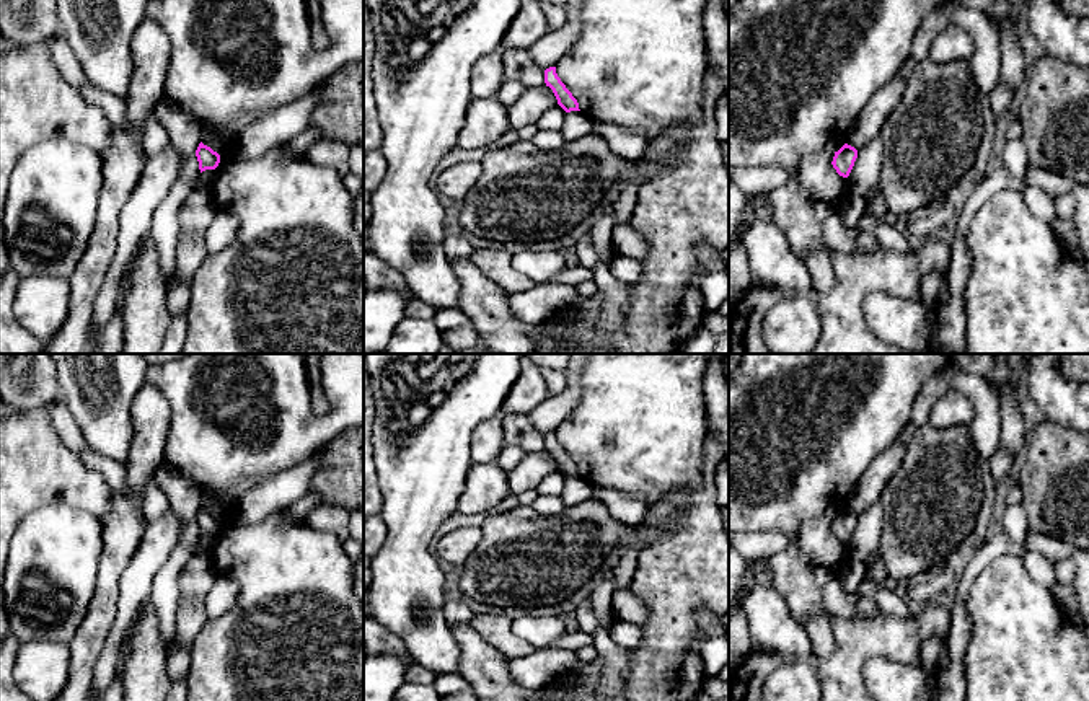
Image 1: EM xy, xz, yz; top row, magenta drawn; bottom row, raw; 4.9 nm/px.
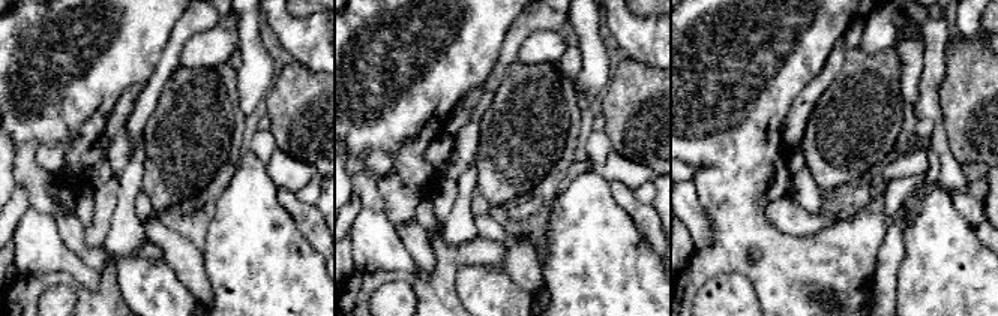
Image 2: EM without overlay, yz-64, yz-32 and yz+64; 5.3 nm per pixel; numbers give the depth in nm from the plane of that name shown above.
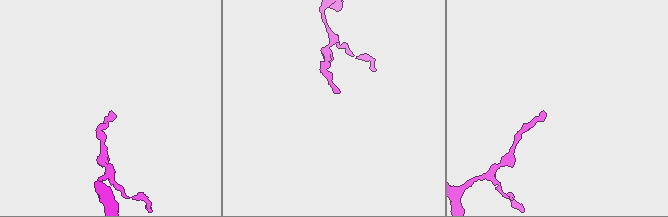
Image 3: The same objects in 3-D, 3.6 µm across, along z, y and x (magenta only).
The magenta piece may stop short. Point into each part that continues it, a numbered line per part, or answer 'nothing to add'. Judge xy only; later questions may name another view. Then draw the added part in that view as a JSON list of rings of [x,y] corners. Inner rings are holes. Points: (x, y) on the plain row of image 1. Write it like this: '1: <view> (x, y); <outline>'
nothing to add

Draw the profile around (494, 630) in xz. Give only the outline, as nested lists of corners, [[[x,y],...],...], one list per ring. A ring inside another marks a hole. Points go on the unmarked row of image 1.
[[[474,615],[468,624],[507,660],[522,659],[536,650],[514,634],[510,621],[504,616]]]

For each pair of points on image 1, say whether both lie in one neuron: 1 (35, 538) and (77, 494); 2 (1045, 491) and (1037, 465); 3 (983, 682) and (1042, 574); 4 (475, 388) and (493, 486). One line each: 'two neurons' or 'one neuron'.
1: two neurons
2: one neuron
3: two neurons
4: two neurons

